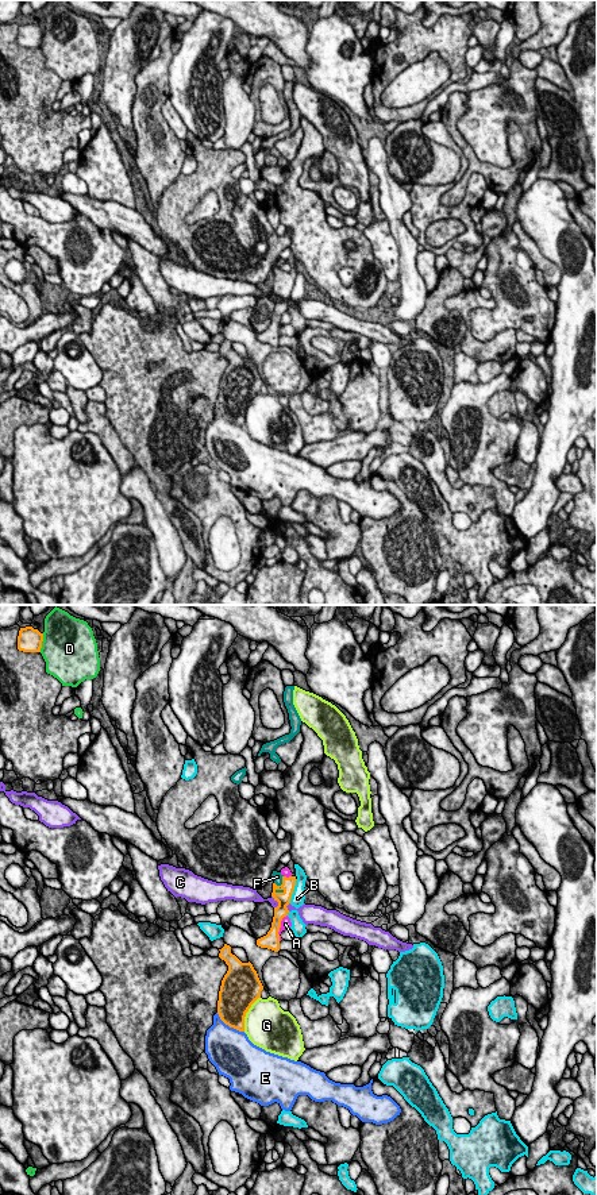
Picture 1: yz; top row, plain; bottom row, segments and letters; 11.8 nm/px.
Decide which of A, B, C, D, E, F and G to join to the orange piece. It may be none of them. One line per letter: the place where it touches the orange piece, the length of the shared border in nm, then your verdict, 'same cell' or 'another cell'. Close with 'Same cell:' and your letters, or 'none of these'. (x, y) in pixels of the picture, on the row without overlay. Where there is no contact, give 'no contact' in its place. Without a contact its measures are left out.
A: meets orange in yz at (280, 322); contact 340 nm long; another cell
B: meets orange in yz at (292, 286); contact 300 nm long; another cell
C: meets orange in yz at (277, 296); contact 170 nm long; another cell
D: meets orange in yz at (41, 38); contact 220 nm long; another cell
E: meets orange in yz at (230, 421); contact 400 nm long; another cell
F: meets orange in yz at (281, 280); contact 240 nm long; same cell
G: meets orange in yz at (245, 409); contact 460 nm long; another cell
Same cell: F

